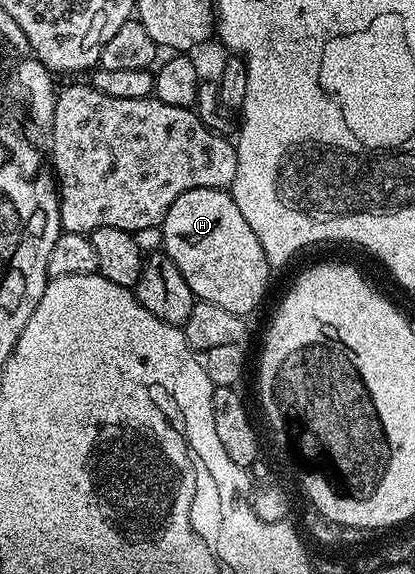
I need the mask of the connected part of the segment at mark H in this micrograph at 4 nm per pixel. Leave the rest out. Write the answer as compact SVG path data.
M198 187L178 195L170 211L166 211L162 228L163 252L182 271L190 291L199 300L242 318L263 303L270 266L258 235L250 231L250 223L238 211L231 192Z

